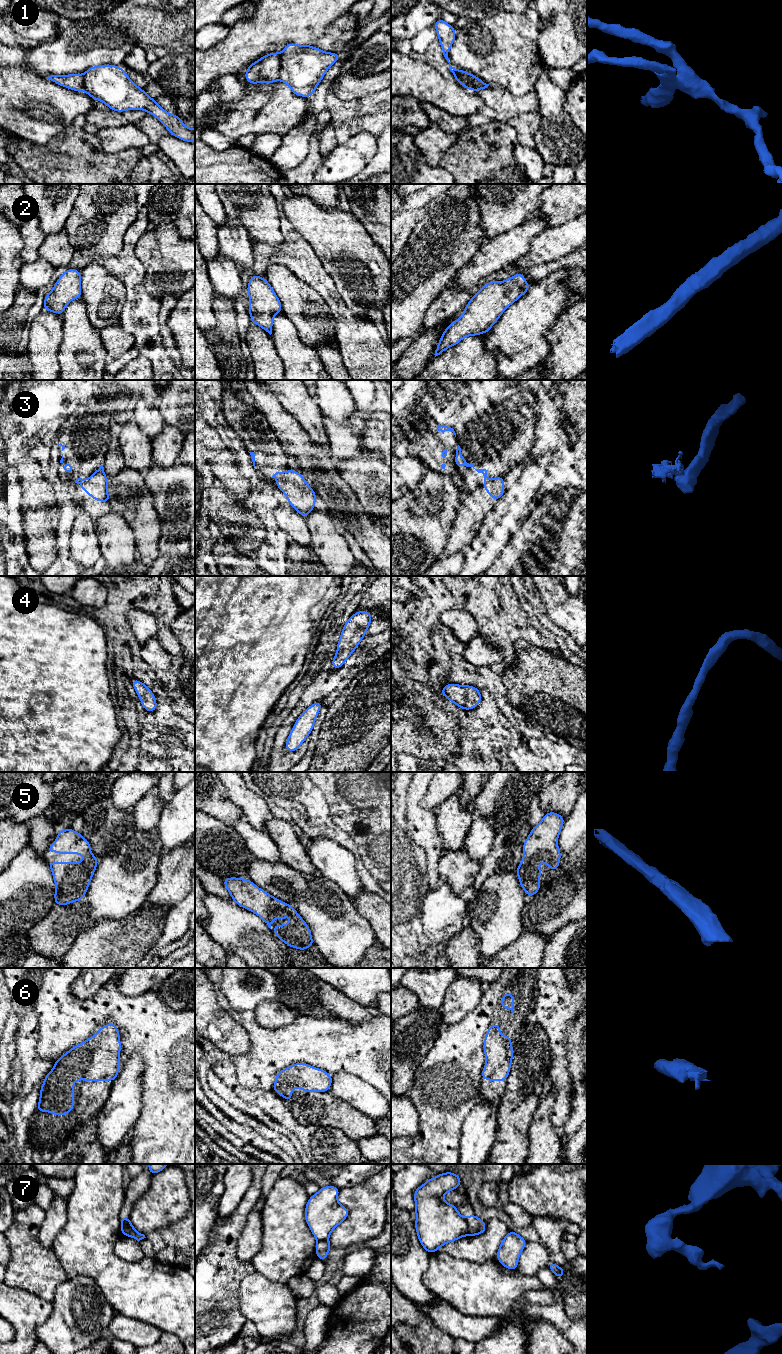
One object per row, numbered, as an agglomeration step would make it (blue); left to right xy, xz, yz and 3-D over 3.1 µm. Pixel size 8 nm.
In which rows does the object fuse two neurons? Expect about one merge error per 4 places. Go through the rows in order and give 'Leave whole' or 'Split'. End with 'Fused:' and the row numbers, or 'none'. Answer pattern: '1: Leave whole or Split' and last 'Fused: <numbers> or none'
1: Split
2: Leave whole
3: Split
4: Leave whole
5: Leave whole
6: Leave whole
7: Split
Fused: 1, 3, 7

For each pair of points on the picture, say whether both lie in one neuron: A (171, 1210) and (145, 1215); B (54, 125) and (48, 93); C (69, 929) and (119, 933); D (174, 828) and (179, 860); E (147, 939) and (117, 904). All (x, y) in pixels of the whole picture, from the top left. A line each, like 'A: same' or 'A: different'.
A: same
B: same
C: different
D: different
E: different

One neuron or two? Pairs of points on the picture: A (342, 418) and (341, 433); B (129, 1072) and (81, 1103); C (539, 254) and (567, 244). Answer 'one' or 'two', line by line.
A: two
B: two
C: one

